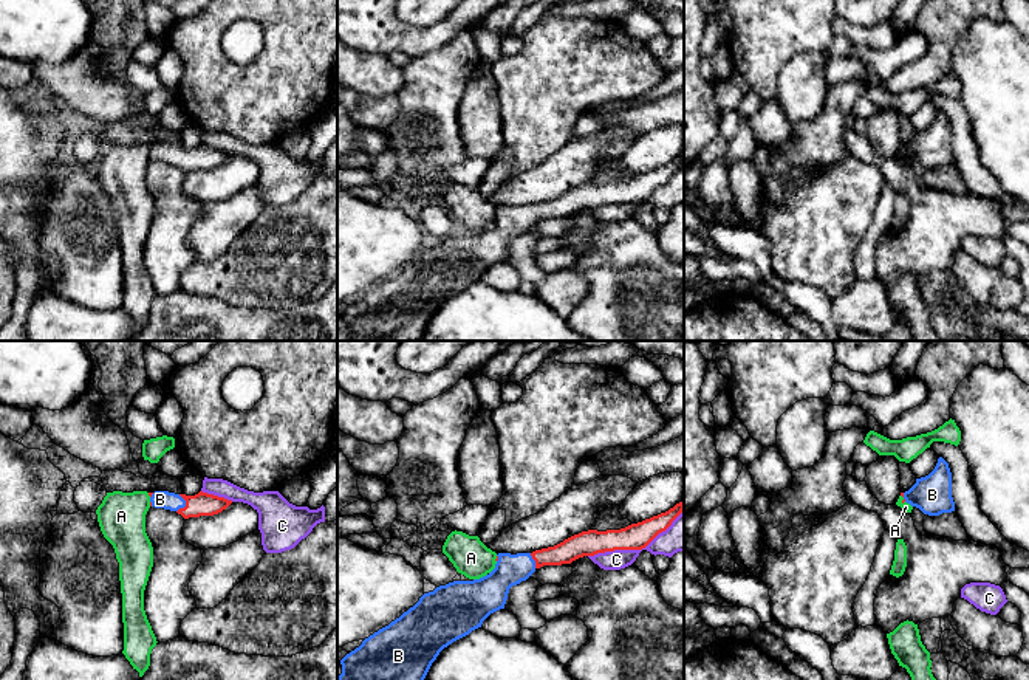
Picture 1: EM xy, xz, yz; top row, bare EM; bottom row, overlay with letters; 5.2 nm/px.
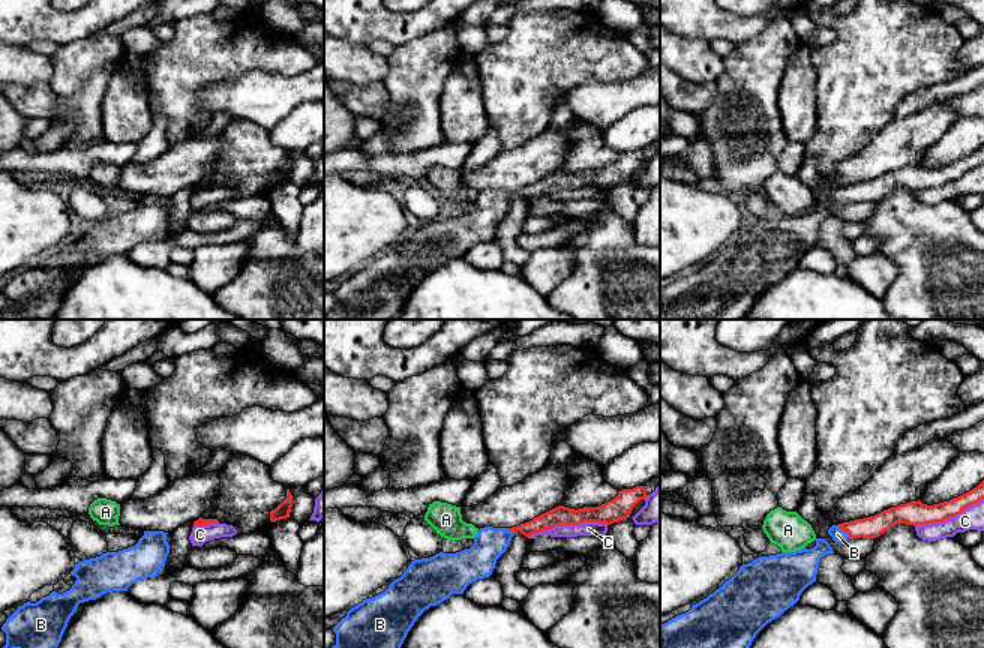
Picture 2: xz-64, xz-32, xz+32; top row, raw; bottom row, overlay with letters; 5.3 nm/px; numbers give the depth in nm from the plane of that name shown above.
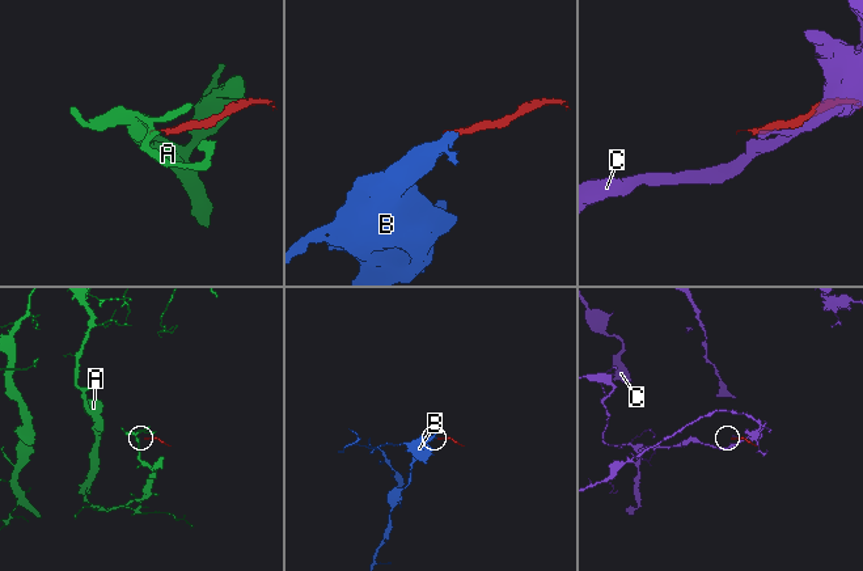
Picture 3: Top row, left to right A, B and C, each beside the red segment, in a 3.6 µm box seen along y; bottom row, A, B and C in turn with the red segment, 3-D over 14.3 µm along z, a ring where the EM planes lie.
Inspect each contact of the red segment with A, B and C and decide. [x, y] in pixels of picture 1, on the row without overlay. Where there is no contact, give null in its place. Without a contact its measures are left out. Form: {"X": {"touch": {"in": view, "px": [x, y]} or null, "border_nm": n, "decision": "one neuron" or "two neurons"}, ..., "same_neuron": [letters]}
{"A": {"touch": {"in": "yz", "px": [904, 152]}, "border_nm": 60, "decision": "two neurons"}, "B": {"touch": {"in": "xy", "px": [186, 157]}, "border_nm": 100, "decision": "one neuron"}, "C": {"touch": {"in": "xz", "px": [636, 202]}, "border_nm": 550, "decision": "two neurons"}, "same_neuron": ["B"]}

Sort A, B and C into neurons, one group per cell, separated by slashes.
A / B / C

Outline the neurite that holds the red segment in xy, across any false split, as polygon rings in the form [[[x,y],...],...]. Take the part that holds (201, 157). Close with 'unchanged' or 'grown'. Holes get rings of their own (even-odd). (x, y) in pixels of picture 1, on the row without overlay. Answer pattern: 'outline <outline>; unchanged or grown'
outline [[[169,144],[149,146],[150,160],[176,164],[184,172],[214,169],[226,163],[232,153],[200,144],[195,149]]]; grown

